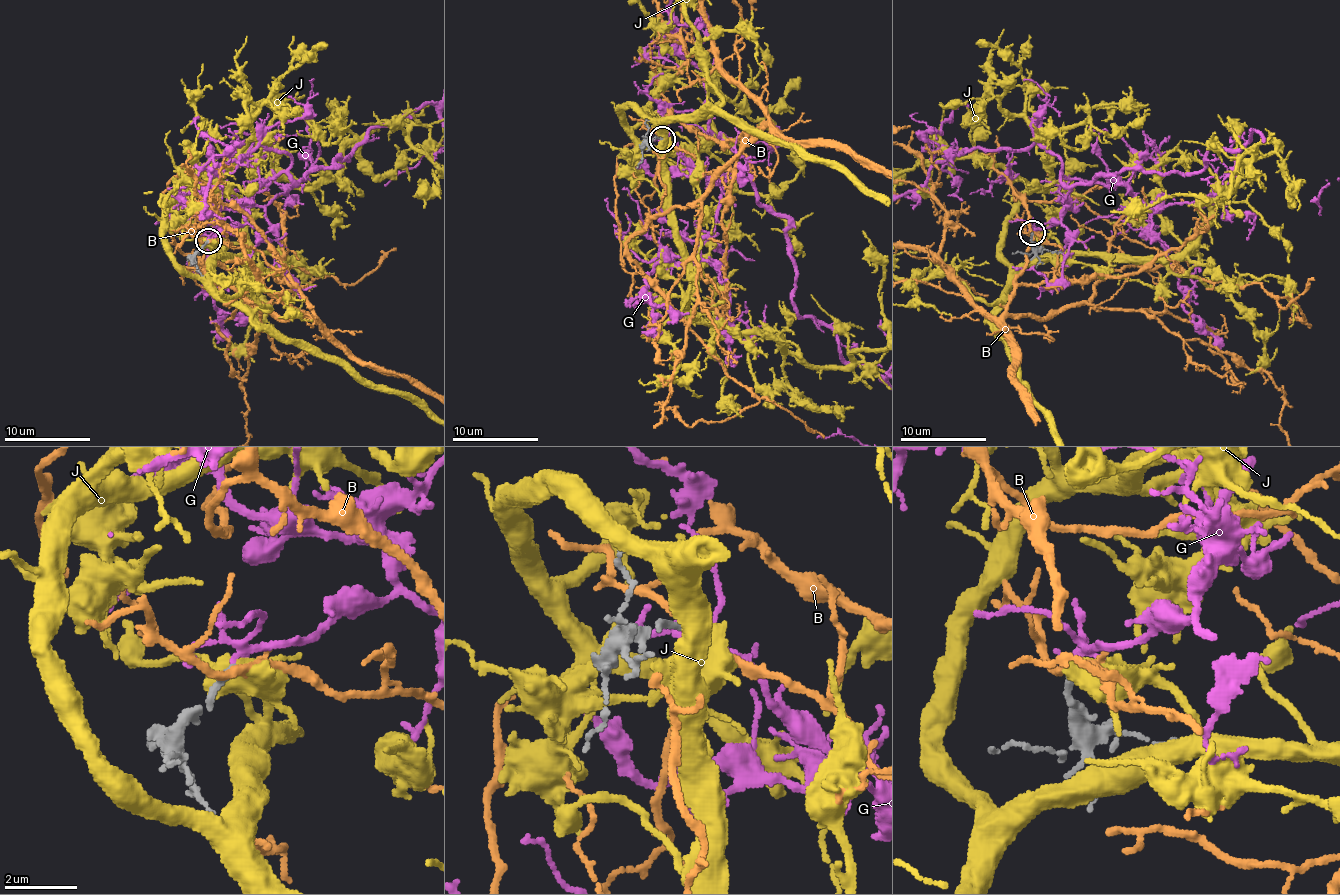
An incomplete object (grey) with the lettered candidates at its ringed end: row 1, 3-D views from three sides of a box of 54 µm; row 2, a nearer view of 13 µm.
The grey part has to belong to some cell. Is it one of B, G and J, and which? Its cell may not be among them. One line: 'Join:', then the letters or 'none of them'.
Join: none of them

